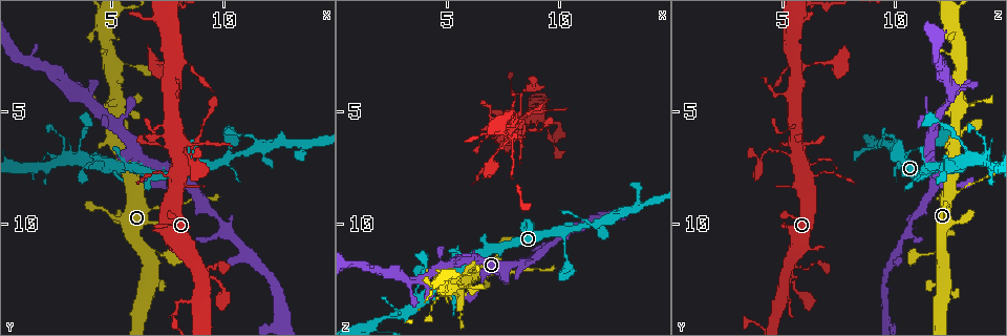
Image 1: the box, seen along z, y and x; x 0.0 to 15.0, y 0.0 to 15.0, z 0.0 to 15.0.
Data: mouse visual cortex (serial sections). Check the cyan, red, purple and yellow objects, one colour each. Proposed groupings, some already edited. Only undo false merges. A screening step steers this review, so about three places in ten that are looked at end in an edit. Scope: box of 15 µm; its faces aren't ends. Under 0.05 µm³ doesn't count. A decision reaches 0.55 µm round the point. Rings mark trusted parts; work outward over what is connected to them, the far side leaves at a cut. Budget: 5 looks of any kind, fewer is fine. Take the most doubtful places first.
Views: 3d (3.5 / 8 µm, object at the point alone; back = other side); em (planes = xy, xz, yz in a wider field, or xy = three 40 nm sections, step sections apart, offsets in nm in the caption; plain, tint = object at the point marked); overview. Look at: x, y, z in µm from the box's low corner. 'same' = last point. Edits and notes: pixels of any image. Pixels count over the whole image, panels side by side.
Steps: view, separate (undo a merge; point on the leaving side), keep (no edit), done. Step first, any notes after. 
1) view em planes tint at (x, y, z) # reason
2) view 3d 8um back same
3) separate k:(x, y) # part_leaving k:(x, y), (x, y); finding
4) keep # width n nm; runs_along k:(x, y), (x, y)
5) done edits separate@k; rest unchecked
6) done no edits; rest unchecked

view 3d 3.5um back at (8.2, 7.0, 5.4) # calibre changes

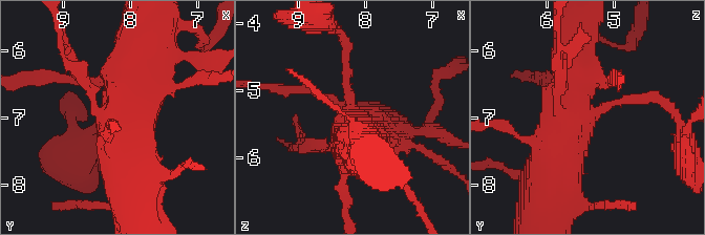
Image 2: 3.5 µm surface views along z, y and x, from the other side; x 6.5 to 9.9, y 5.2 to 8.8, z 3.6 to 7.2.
view em xy step 2 plain at (8.25, 6.95, 5.35) # need the tissue

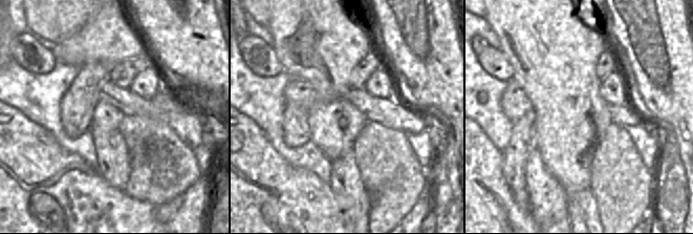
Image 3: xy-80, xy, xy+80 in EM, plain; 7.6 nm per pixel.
view em xy step 2 tint same

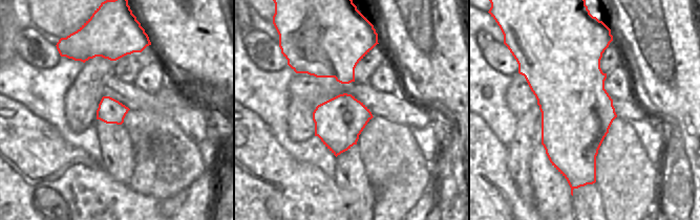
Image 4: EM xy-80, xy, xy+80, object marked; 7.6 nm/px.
keep # runs_along 2:(551, 184), (572, 87), (572, 48); all the same cell

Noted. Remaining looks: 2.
view 3d 3.5um at (6.0, 2.9, 12.9) # narrows sharply

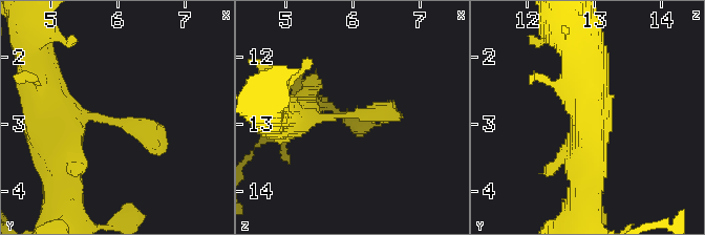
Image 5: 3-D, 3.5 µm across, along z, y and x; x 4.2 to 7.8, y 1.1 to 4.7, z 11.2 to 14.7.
view em planes tint at (5.85, 2.95, 12.90) # need the tissue

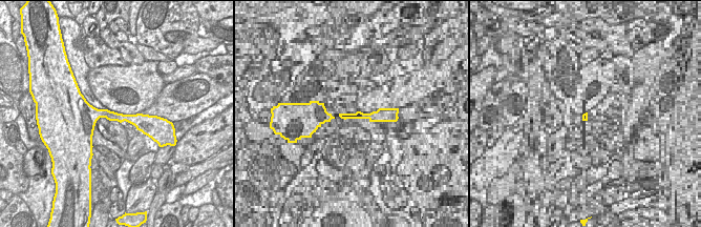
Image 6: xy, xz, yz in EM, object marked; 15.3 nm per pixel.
keep # runs_along 5:(282, 123), (377, 111), (402, 114); all the same cell

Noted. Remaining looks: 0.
done no edits; rest unchecked

